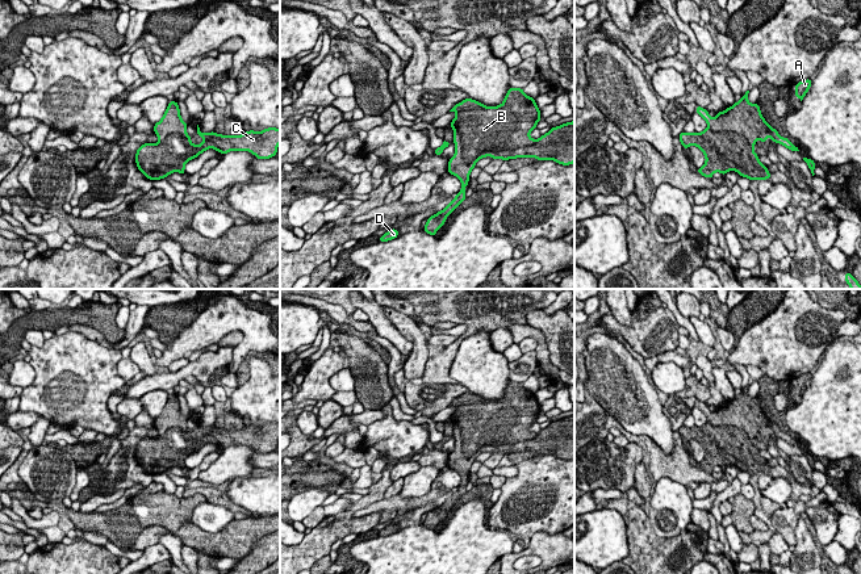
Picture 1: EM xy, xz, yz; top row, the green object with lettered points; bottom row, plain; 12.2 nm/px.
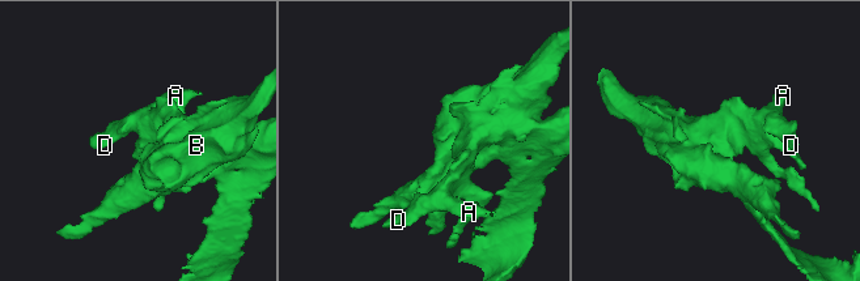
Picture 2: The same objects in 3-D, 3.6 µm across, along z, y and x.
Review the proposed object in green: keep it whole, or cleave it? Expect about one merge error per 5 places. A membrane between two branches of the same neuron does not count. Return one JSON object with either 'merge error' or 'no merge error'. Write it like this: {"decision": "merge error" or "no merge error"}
{"decision": "merge error"}

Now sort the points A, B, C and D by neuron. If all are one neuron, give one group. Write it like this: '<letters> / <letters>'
A C D / B

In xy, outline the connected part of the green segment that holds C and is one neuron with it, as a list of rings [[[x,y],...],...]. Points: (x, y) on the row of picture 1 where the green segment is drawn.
[[[197,125],[196,135],[204,141],[210,141],[217,144],[217,151],[222,155],[230,151],[248,151],[256,159],[269,159],[276,156],[277,146],[280,144],[280,129],[268,127],[262,131],[248,130],[241,135],[222,135],[216,131],[201,133]]]

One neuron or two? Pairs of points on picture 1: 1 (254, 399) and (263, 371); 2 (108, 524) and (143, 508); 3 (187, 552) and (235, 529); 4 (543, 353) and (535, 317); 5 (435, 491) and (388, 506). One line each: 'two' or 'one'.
1: one
2: one
3: two
4: two
5: one

